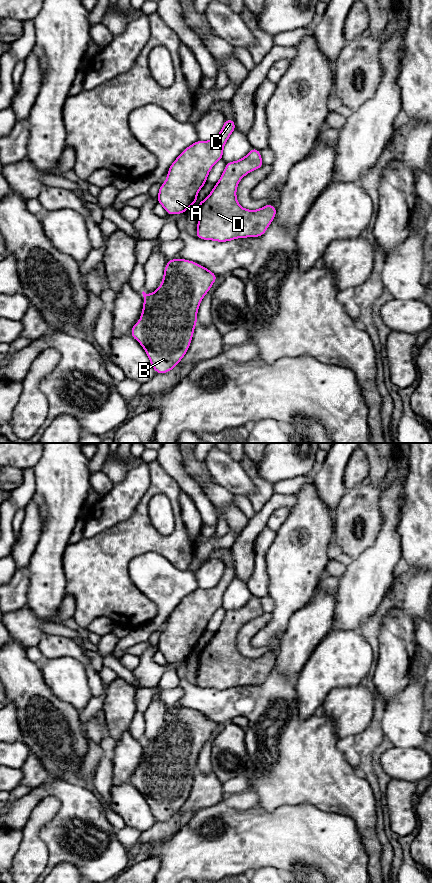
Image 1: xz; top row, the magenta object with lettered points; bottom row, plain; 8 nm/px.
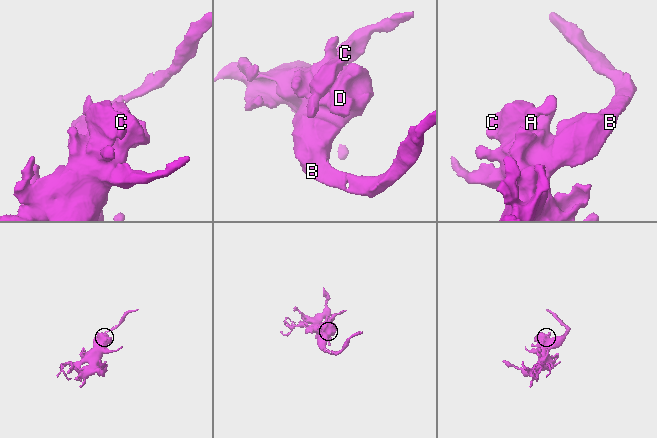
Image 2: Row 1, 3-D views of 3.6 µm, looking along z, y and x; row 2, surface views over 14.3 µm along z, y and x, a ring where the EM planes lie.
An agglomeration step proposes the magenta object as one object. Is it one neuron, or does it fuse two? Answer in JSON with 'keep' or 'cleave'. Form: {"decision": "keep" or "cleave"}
{"decision": "keep"}

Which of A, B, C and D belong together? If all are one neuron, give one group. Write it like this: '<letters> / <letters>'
A B C D

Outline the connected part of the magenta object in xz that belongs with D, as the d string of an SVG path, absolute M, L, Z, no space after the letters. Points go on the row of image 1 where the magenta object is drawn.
M253 147L244 158L235 162L226 163L222 176L215 184L209 196L199 203L199 220L196 230L197 238L226 242L236 238L259 237L265 234L267 227L276 216L276 207L266 204L259 210L247 210L238 204L236 198L236 189L239 181L247 173L257 170L263 165L260 150Z

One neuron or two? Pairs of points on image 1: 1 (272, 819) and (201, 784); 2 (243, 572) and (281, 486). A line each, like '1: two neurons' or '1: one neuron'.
1: two neurons
2: two neurons

